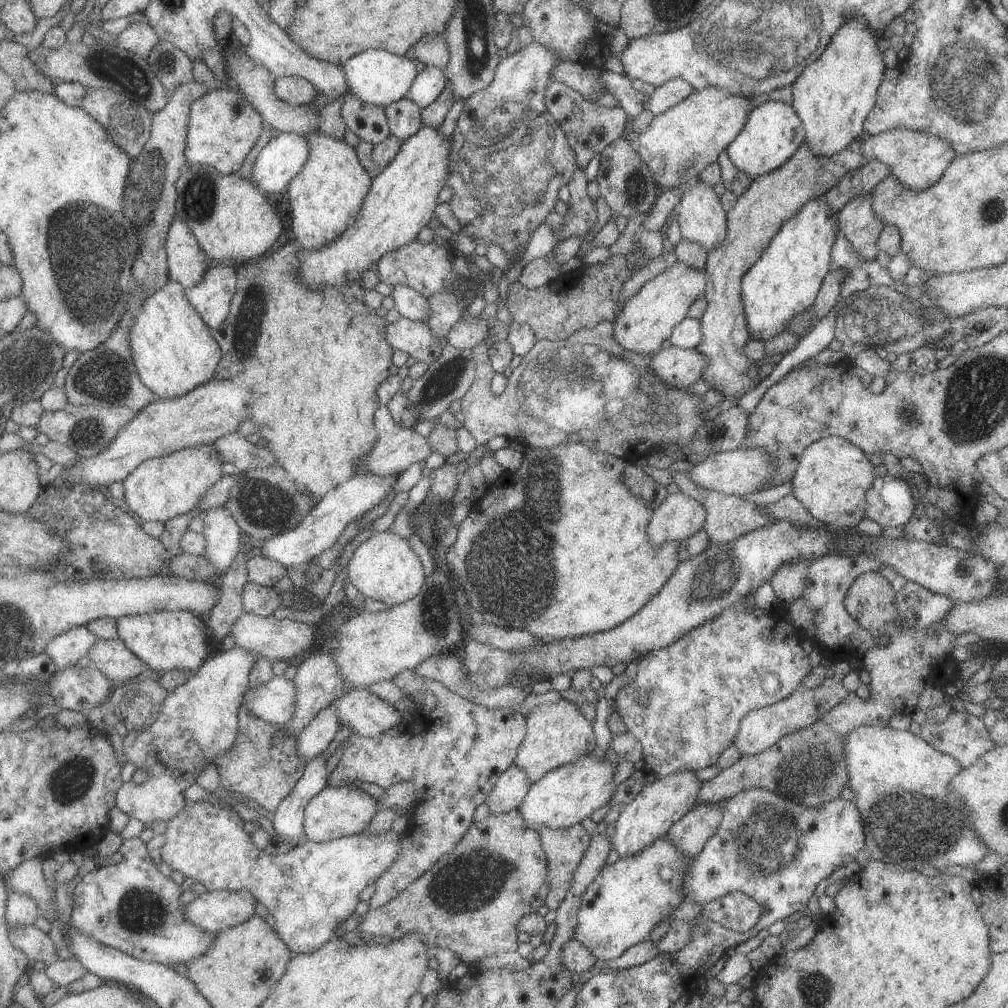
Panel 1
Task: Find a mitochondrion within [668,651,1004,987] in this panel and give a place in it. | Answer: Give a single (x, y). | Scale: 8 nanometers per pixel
(897, 832)

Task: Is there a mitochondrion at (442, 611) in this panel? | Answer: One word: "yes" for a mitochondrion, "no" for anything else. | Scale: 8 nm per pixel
yes

